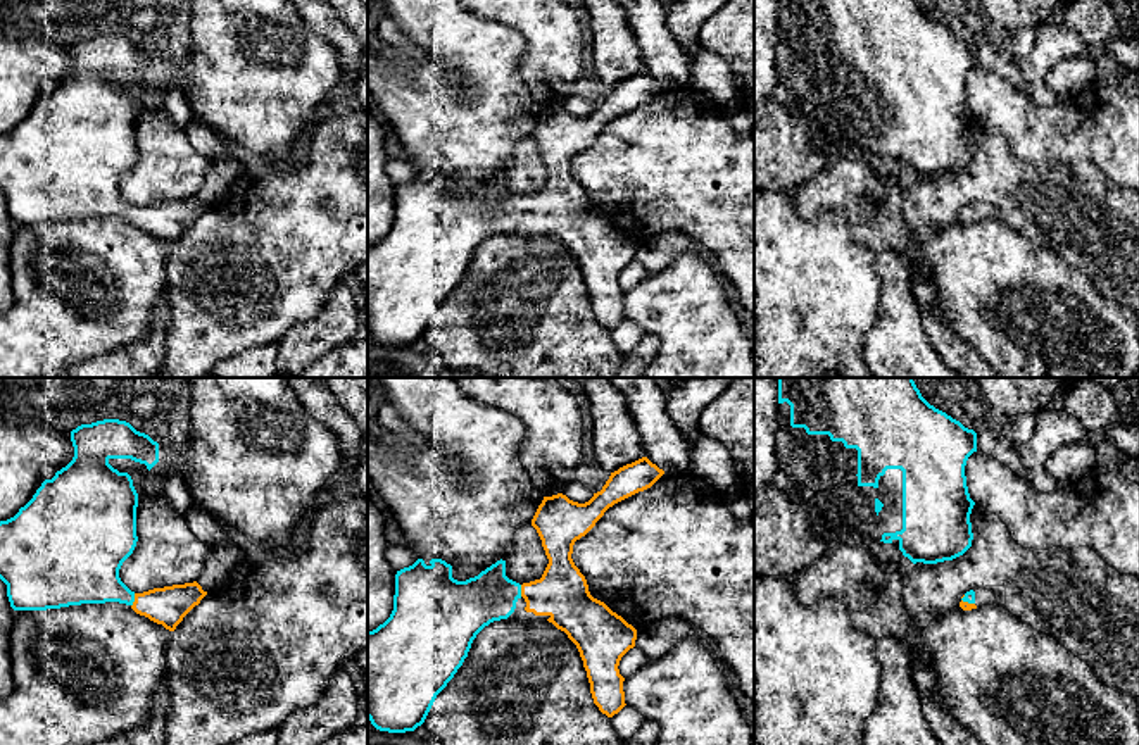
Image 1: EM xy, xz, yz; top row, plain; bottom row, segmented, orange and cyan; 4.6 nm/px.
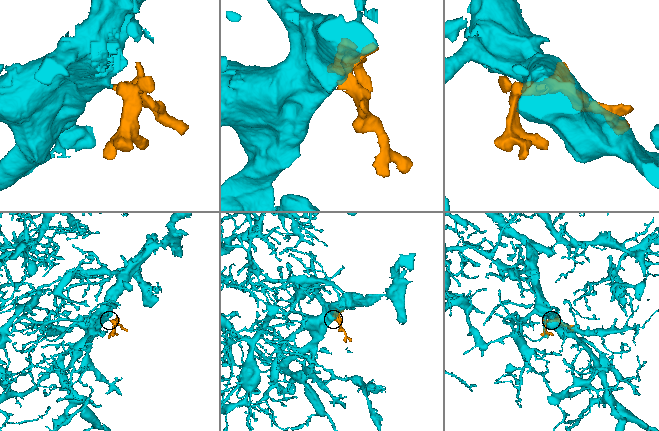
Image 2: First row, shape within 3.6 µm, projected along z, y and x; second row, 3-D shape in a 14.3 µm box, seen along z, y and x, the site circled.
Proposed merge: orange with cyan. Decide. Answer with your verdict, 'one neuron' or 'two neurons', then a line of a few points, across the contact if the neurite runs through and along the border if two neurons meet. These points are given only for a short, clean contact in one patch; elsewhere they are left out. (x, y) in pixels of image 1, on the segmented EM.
one neuron; line xy (168, 606), (135, 601), (109, 588), (90, 571)

